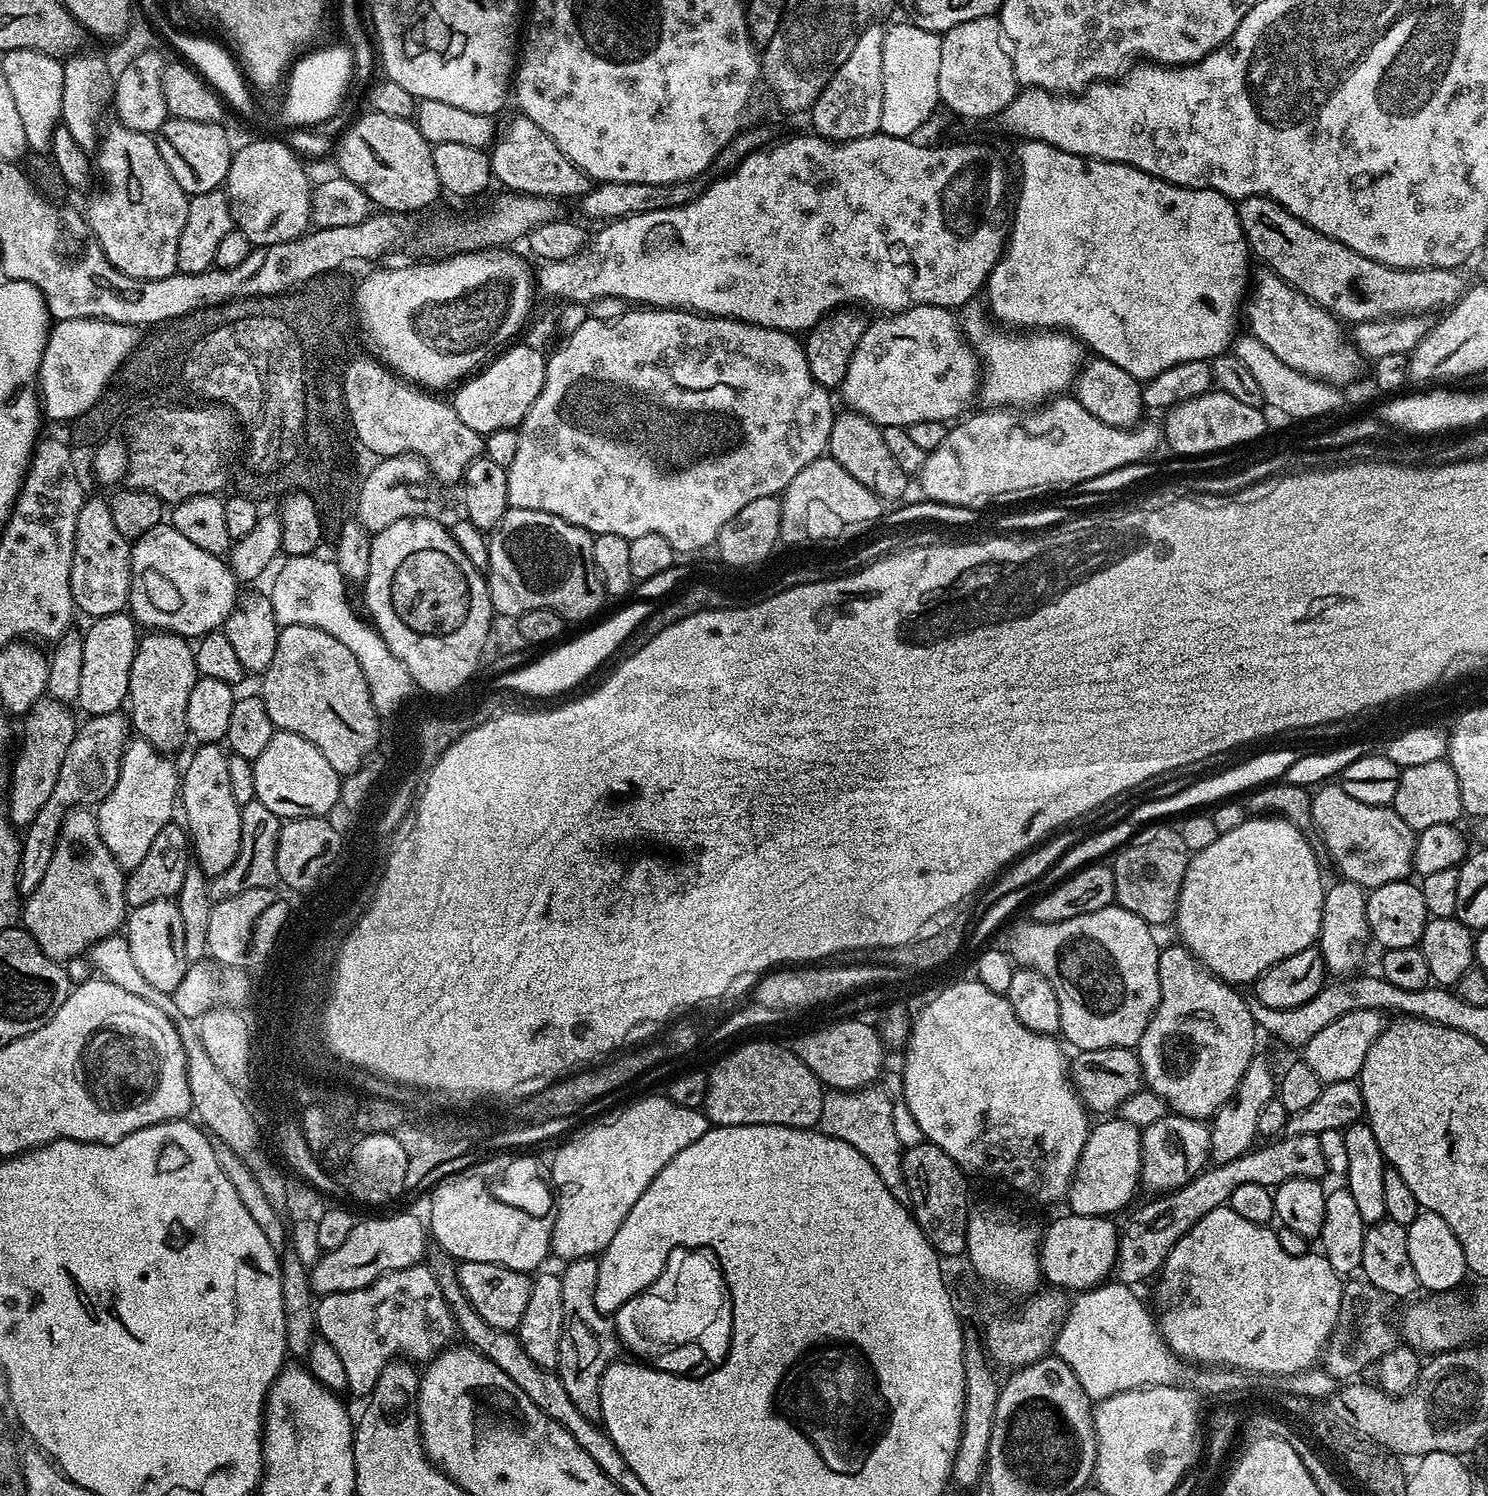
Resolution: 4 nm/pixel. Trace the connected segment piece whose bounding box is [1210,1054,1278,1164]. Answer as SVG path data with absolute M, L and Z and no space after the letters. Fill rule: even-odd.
M1260 1054L1253 1056L1250 1066L1246 1066L1246 1074L1242 1074L1238 1082L1236 1093L1223 1106L1217 1108L1215 1116L1211 1117L1210 1156L1216 1164L1225 1164L1227 1160L1246 1154L1257 1143L1255 1140L1258 1140L1258 1118L1262 1115L1266 1102L1274 1099L1278 1087L1277 1073L1275 1071L1272 1073L1271 1066L1262 1056Z

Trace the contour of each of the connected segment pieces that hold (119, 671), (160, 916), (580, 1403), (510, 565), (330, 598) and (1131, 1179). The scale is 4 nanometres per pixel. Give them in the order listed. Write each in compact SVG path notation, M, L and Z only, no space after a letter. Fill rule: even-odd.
M127 611L98 616L83 633L82 676L75 703L89 717L120 712L125 707L130 686L130 666L138 643L138 625Z
M171 899L146 902L146 906L131 909L126 916L126 935L130 955L134 957L146 982L150 982L150 986L158 986L158 990L173 993L190 967L183 941L182 915L177 901Z
M583 1256L567 1261L563 1265L564 1272L559 1273L562 1282L562 1338L558 1375L562 1386L566 1386L566 1394L570 1394L570 1402L574 1402L574 1406L578 1406L578 1410L593 1422L600 1420L602 1374L617 1359L618 1349L618 1340L609 1317L594 1306L599 1265L599 1259Z
M509 507L508 513L488 536L486 579L492 611L515 618L526 610L549 608L565 621L591 621L606 601L604 583L592 564L594 537L554 514Z
M319 555L289 556L279 568L270 599L274 606L276 623L280 626L306 625L316 627L342 642L354 654L368 686L372 705L381 717L387 718L400 708L404 699L413 693L408 689L408 676L402 666L388 654L388 646L373 625L354 612L346 594L347 583L335 561L318 558Z
M1104 1118L1100 1125L1093 1127L1086 1140L1086 1146L1080 1155L1076 1172L1072 1176L1072 1184L1068 1187L1066 1204L1069 1204L1073 1216L1107 1216L1112 1212L1120 1212L1132 1200L1136 1188L1141 1187L1140 1172L1144 1169L1144 1150L1142 1132L1136 1125L1122 1118Z

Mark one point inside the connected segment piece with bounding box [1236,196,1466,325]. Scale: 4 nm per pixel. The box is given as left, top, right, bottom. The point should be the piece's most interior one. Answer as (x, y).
(1352, 287)

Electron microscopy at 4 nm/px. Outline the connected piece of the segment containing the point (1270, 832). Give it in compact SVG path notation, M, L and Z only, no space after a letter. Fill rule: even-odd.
M1276 816L1245 818L1242 826L1220 833L1206 850L1189 859L1174 924L1180 927L1179 939L1184 947L1227 984L1251 985L1263 972L1270 970L1270 966L1317 943L1326 884L1320 881L1320 864L1308 839L1289 820Z

